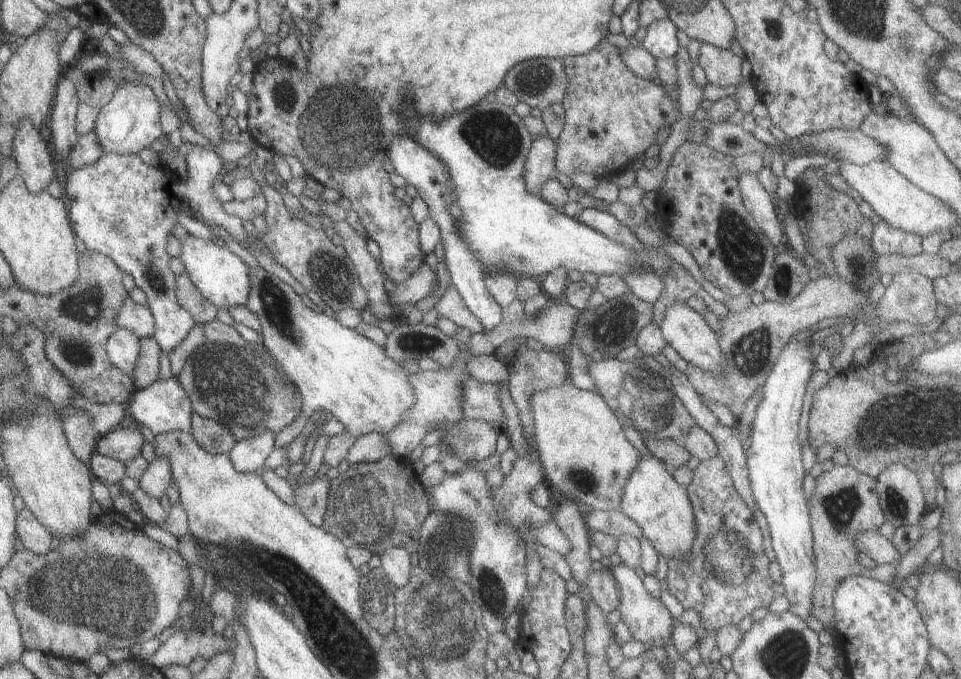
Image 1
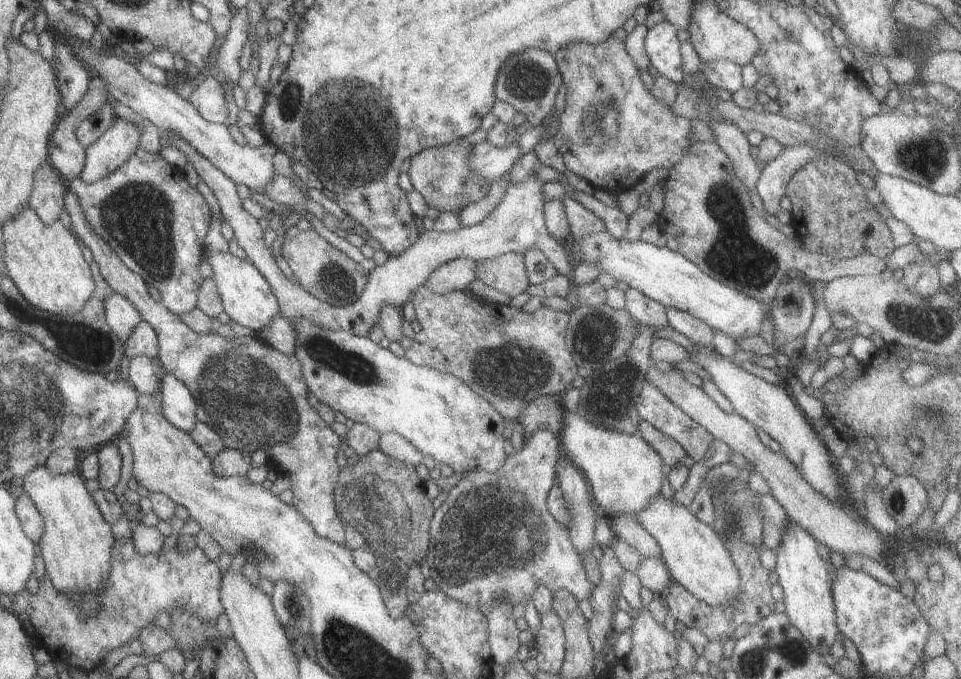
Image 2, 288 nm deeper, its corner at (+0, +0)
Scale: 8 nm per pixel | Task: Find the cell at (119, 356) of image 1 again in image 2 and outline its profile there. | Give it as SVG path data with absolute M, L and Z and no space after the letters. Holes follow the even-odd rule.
M135 356L125 358L121 372L125 374L125 380L133 384L133 388L141 394L153 394L161 388L161 364L157 358L147 356Z

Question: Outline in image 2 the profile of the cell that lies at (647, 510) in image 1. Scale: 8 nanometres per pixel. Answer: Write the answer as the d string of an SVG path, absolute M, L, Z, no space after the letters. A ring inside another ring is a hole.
M657 494L649 504L633 514L637 524L657 542L661 550L661 560L673 582L681 584L697 600L711 606L731 604L739 590L739 572L727 552L723 538L713 530L713 526L699 522L689 506L677 504L673 498L663 498Z

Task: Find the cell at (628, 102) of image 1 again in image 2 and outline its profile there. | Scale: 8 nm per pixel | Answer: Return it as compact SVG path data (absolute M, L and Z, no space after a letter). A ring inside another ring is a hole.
M609 36L601 44L569 44L567 48L557 50L555 62L567 88L565 108L559 116L559 128L551 138L557 150L563 156L567 172L581 176L595 190L607 190L609 194L619 194L643 180L649 170L671 168L683 158L683 148L691 146L693 124L689 118L677 116L669 106L657 102L657 98L645 90L639 68L635 60L625 52L623 42Z

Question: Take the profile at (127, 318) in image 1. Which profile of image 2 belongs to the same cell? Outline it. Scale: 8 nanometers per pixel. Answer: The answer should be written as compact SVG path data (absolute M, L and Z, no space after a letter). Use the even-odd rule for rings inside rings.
M111 294L105 300L105 322L113 334L125 344L131 330L141 322L139 310L121 294Z

